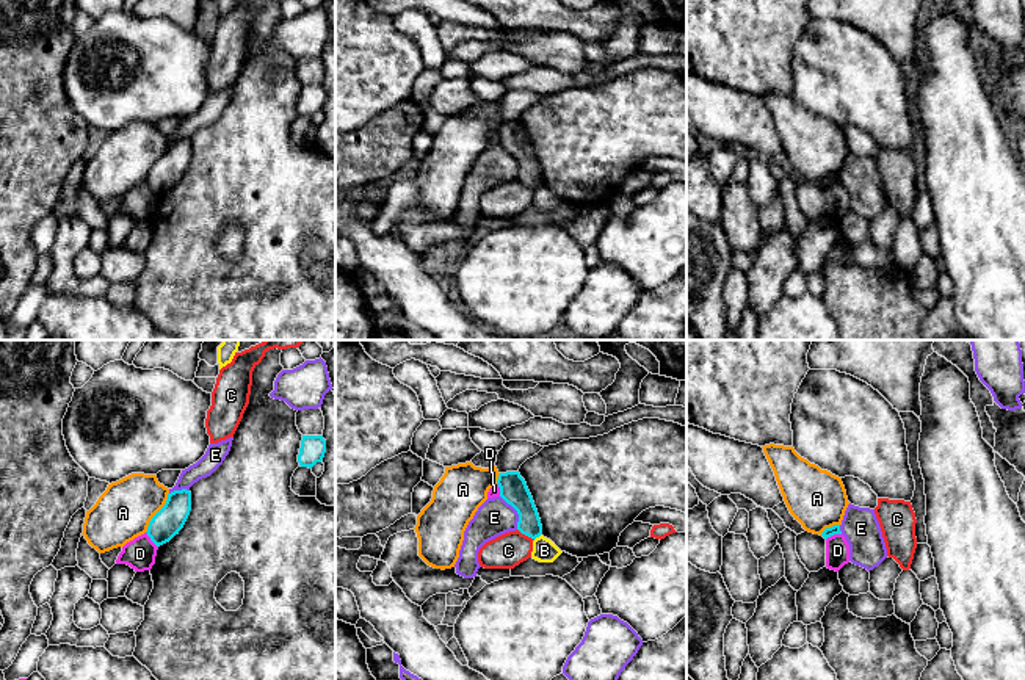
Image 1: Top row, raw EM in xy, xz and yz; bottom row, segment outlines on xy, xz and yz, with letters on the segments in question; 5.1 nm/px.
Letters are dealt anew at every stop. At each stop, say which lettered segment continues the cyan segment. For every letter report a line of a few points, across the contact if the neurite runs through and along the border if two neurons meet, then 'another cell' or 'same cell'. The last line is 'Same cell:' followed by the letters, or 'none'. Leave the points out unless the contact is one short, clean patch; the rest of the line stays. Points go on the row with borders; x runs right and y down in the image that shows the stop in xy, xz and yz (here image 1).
A: same cell
B: another cell
C: line xz (517, 528), (533, 539); another cell
D: line xy (146, 531), (157, 547); another cell
E: line xz (500, 495), (516, 511), (517, 528); another cell
Same cell: A

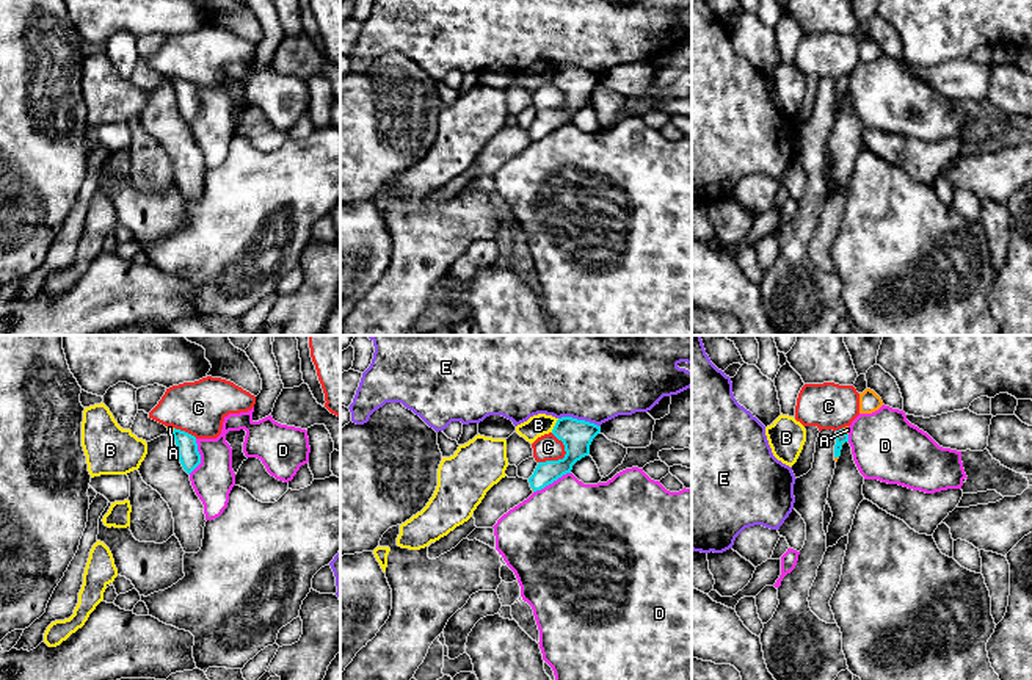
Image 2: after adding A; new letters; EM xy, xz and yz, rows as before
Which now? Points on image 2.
A: line xy (174, 428), (171, 434); another cell
B: another cell
C: another cell
D: another cell
E: another cell
Same cell: none

